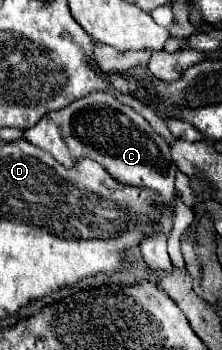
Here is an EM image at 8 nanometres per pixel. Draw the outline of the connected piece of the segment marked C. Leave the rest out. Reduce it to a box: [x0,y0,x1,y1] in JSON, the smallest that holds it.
[25,92,177,200]

